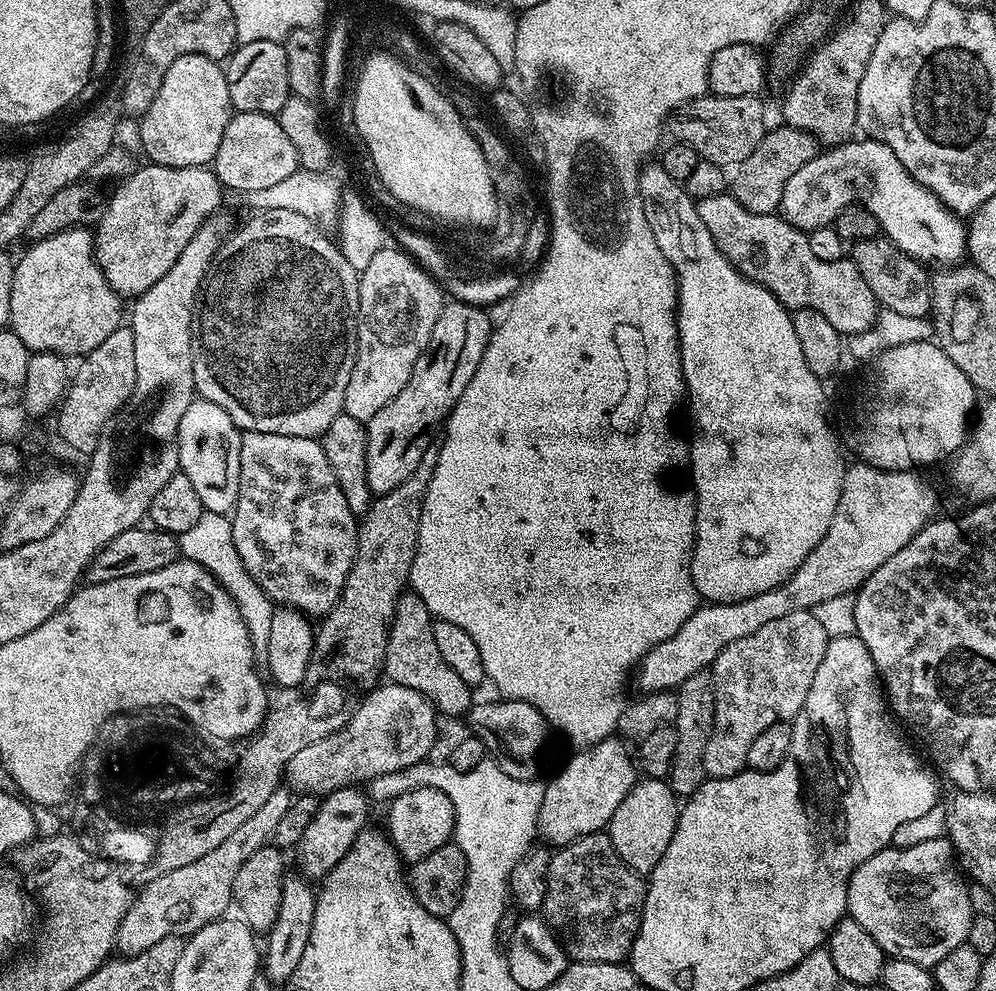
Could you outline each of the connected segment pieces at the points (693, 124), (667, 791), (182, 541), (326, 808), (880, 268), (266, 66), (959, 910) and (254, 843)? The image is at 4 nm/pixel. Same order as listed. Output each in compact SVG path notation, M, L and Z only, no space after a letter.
M705 94L692 100L679 109L671 117L670 132L681 144L689 144L696 151L701 160L709 160L721 166L738 166L762 142L766 131L764 125L764 104L759 95L739 96L714 96Z
M644 778L637 782L626 798L622 798L618 810L614 810L606 829L618 858L622 858L630 870L651 874L654 866L662 862L662 854L666 854L666 846L670 846L670 838L674 838L680 809L678 797L667 779Z
M205 511L198 518L198 522L190 526L190 530L179 533L178 552L183 559L201 564L228 591L230 598L238 606L242 622L246 622L253 652L267 653L270 646L270 622L274 605L266 593L260 589L255 578L248 573L242 558L238 558L238 552L234 550L231 519L228 516L219 516Z
M356 786L335 788L320 800L318 810L310 826L306 826L306 834L302 834L298 845L299 871L309 881L323 881L334 870L334 866L346 858L350 846L354 846L354 838L358 838L358 834L369 827L368 804L370 805L369 797Z
M887 238L855 241L850 248L850 259L858 266L862 278L866 278L866 286L870 286L881 309L906 318L925 318L931 313L932 277L929 269L919 260L898 250Z
M279 40L240 44L226 61L224 77L230 90L230 102L236 112L276 116L282 110L282 106L286 106L290 95L286 50Z
M947 838L931 840L930 842L918 842L918 846L910 846L909 848L893 848L891 846L883 848L878 854L866 858L866 862L862 862L862 866L858 866L858 870L854 870L854 874L848 883L847 915L856 920L858 926L862 926L862 930L866 930L866 934L870 934L870 938L874 938L874 942L878 942L878 946L889 957L906 958L906 962L918 962L918 966L929 970L935 969L936 964L942 962L942 958L946 958L946 954L950 954L950 950L954 950L959 944L967 941L968 931L972 925L974 915L968 897L968 884L963 875L960 877L956 873L955 863L957 864L957 861L954 859L952 841Z
M276 787L266 798L266 804L259 807L255 814L250 814L222 846L210 850L198 862L189 862L186 866L178 866L178 870L160 872L145 886L141 892L135 893L133 902L125 917L118 926L115 940L115 951L120 954L135 954L162 942L162 938L177 934L197 932L204 924L221 919L229 907L233 907L232 891L234 877L238 869L254 850L265 847L271 841L274 830L278 830L278 821L290 810L294 796L287 787Z

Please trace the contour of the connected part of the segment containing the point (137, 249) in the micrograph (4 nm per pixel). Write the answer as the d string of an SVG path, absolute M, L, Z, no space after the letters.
M145 165L117 183L116 193L107 197L102 218L94 225L96 263L106 282L122 298L135 298L150 290L178 262L178 254L198 234L198 226L217 215L222 193L220 180L211 167Z

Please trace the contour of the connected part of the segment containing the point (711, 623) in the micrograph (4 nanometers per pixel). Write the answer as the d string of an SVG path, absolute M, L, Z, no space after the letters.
M863 462L849 463L844 469L844 481L842 482L842 494L838 494L838 507L834 510L834 518L830 518L830 530L826 530L826 534L822 538L822 542L818 542L818 546L814 546L814 550L810 550L810 554L806 558L806 562L802 562L802 566L798 566L798 570L792 577L787 580L781 587L770 590L766 594L758 594L749 600L742 602L730 602L729 604L710 604L705 603L703 606L697 607L694 614L690 614L690 618L686 618L686 622L682 622L682 626L678 626L678 634L674 634L670 638L666 638L666 642L658 642L658 646L654 646L640 659L638 667L634 672L634 680L640 683L640 692L647 694L649 692L666 692L669 690L679 689L681 684L686 682L686 678L690 678L694 674L711 669L712 664L718 658L718 654L726 646L730 646L730 642L738 642L738 638L746 638L746 634L754 634L754 630L759 630L761 626L766 626L766 622L774 622L774 618L782 618L788 612L806 612L815 609L816 605L826 602L830 598L838 598L855 593L860 585L866 582L866 578L870 578L870 574L874 574L874 570L878 570L878 566L882 566L882 562L887 562L892 555L898 554L898 550L902 550L902 546L906 546L906 542L910 542L910 538L914 534L918 534L924 529L925 524L933 519L932 511L936 508L936 500L932 497L932 492L928 489L928 484L922 477L916 476L915 471L911 472L887 472L881 468L875 468Z

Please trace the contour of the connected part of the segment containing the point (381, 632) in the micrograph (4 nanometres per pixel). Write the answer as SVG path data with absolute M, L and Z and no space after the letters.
M422 454L422 462L418 462L414 474L410 474L406 482L394 486L394 490L377 495L359 521L356 533L356 561L346 578L346 586L342 586L338 602L334 602L334 606L319 621L320 628L318 624L314 632L312 657L304 675L304 684L309 689L318 687L323 680L336 680L339 672L349 676L354 683L361 684L364 690L371 689L381 679L379 676L384 672L388 628L392 625L396 613L397 599L408 584L410 566L414 562L418 542L420 511L424 508L426 490L430 486L432 471L437 462L438 456L432 456L432 460L428 460L428 456Z

